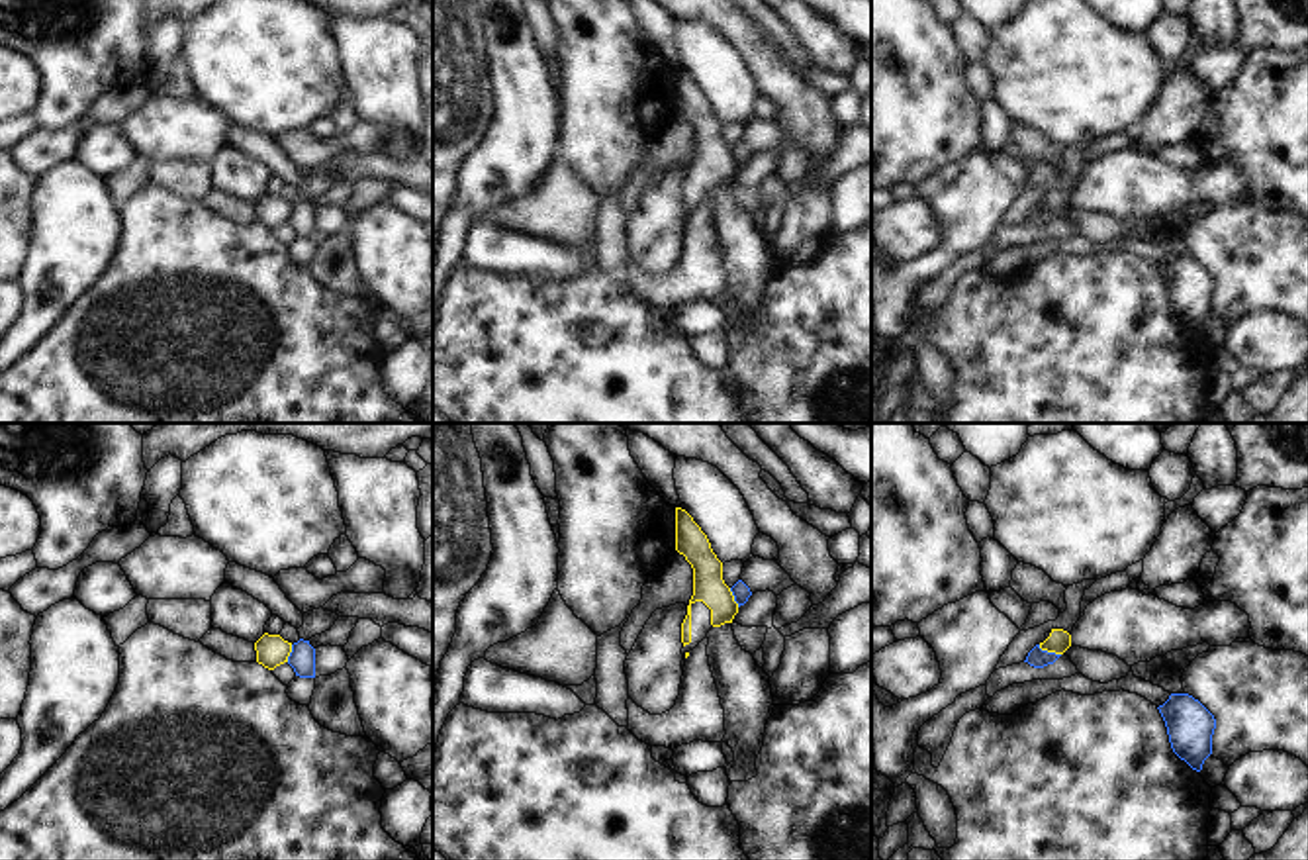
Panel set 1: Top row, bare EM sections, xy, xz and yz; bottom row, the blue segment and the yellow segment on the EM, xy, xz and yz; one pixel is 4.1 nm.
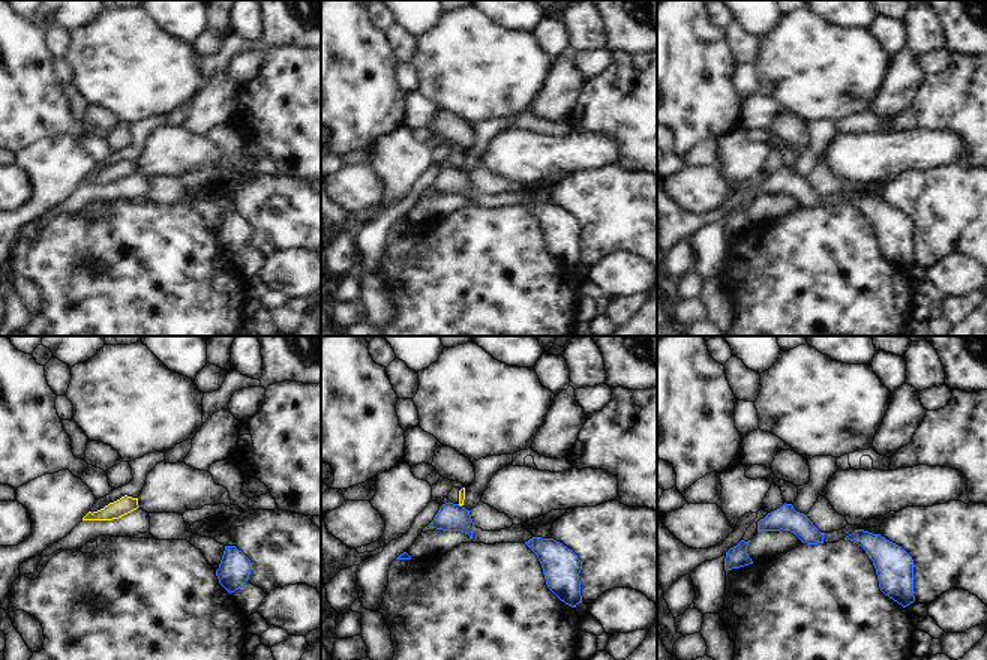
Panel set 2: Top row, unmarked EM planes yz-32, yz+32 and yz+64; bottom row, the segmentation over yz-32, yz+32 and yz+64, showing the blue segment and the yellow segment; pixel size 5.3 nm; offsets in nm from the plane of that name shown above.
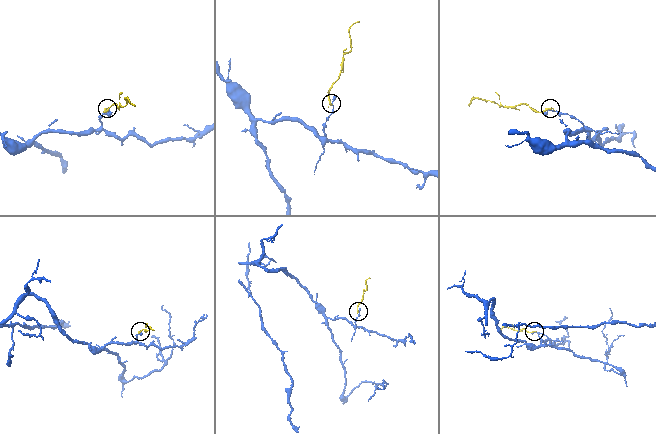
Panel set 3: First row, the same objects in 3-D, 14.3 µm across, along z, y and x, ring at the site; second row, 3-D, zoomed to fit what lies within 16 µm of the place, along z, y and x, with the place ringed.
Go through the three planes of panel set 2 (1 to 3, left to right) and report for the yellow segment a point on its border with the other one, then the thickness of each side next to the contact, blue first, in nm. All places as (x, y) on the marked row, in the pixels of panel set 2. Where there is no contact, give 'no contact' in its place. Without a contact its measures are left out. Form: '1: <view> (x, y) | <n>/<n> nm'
1: no contact
2: yz+32 (458, 504) | 150/30 nm
3: no contact

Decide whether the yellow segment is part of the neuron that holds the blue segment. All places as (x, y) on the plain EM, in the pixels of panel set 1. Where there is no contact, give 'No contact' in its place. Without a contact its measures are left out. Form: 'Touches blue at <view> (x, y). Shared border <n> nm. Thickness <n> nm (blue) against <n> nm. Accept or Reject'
Touches blue at yz (1050, 214). Shared border 100 nm. Thickness 80 nm (blue) against 90 nm. Reject.

